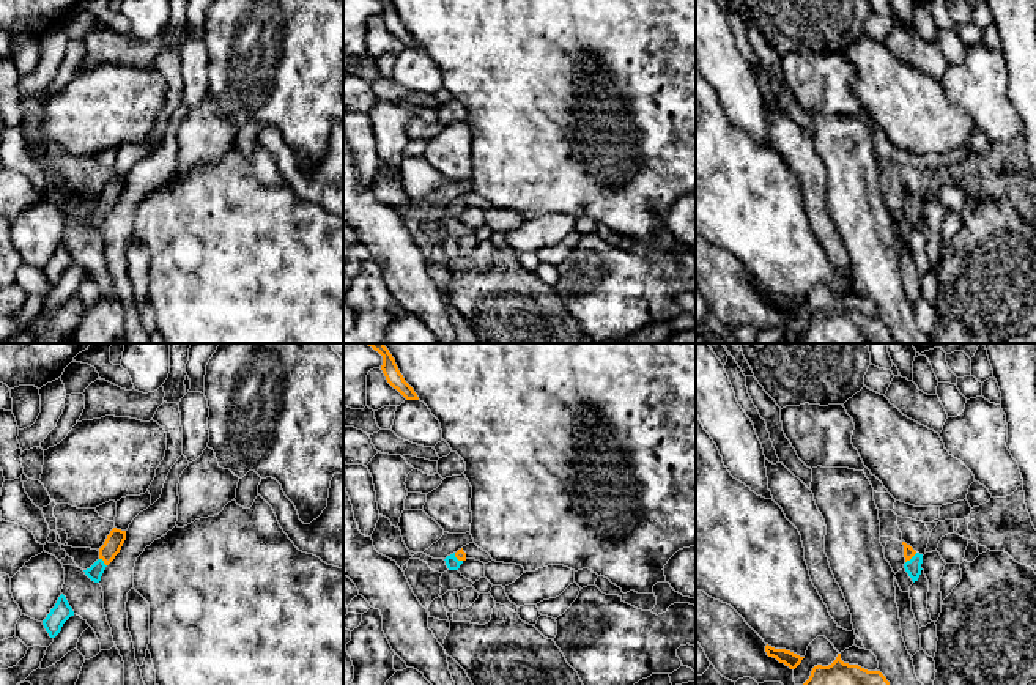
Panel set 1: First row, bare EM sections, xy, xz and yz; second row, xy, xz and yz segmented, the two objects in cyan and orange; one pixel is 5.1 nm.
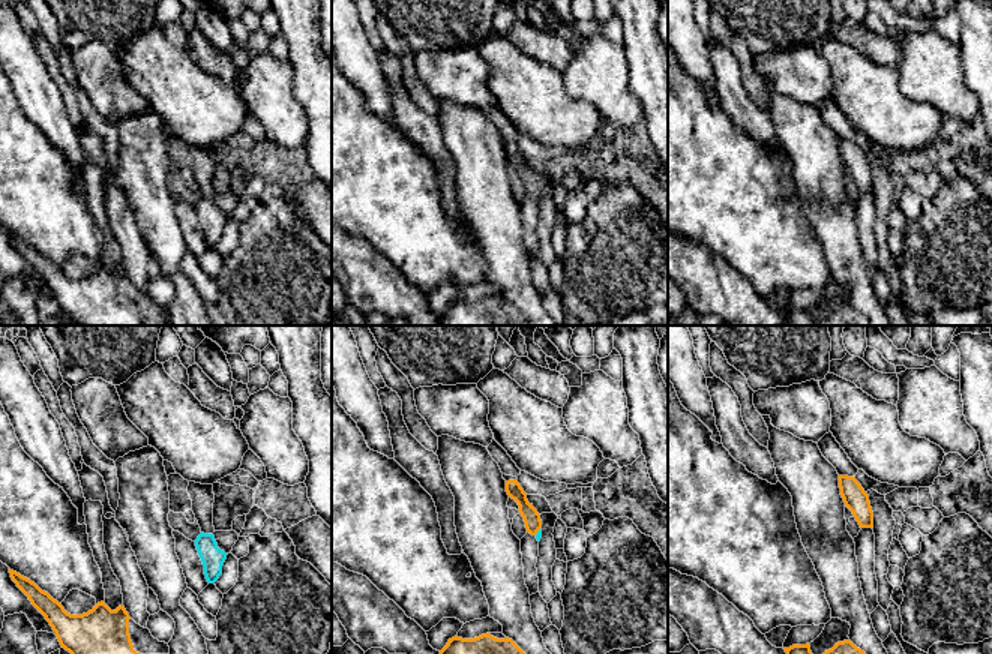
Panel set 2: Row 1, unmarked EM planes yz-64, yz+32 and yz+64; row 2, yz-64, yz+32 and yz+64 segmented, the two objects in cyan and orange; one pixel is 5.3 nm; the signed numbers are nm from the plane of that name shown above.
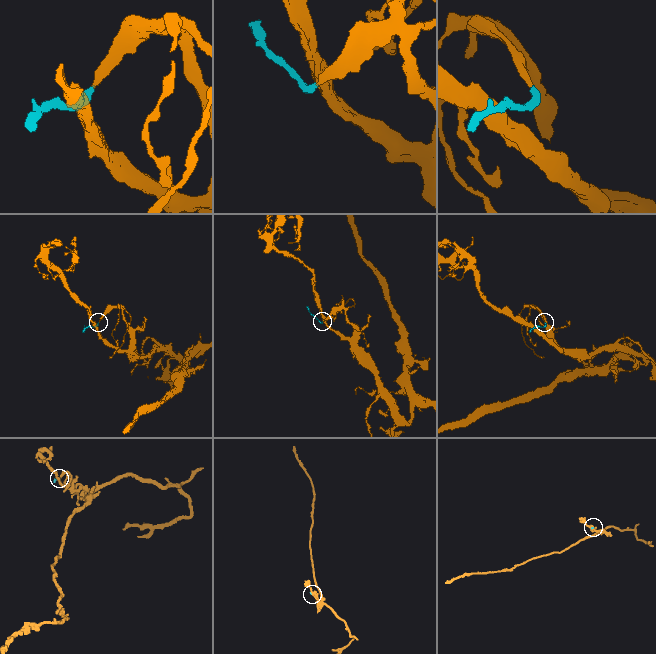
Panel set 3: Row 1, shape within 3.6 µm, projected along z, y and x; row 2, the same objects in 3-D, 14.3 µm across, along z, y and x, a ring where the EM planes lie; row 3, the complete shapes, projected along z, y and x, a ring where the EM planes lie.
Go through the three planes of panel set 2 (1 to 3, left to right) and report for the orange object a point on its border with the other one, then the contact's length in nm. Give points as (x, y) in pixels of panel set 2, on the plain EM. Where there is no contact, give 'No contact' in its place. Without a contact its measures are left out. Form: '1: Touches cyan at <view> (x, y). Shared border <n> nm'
1: No contact
2: Touches cyan at yz+32 (538, 197). Shared border 50 nm
3: No contact

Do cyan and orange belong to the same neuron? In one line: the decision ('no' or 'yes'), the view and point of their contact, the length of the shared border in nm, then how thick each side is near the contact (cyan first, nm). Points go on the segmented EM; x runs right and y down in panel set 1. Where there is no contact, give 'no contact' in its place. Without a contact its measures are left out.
yes; meets cyan in yz at (912, 558); contact 80 nm long; 80 nm thick on the cyan side, 60 nm on the other

